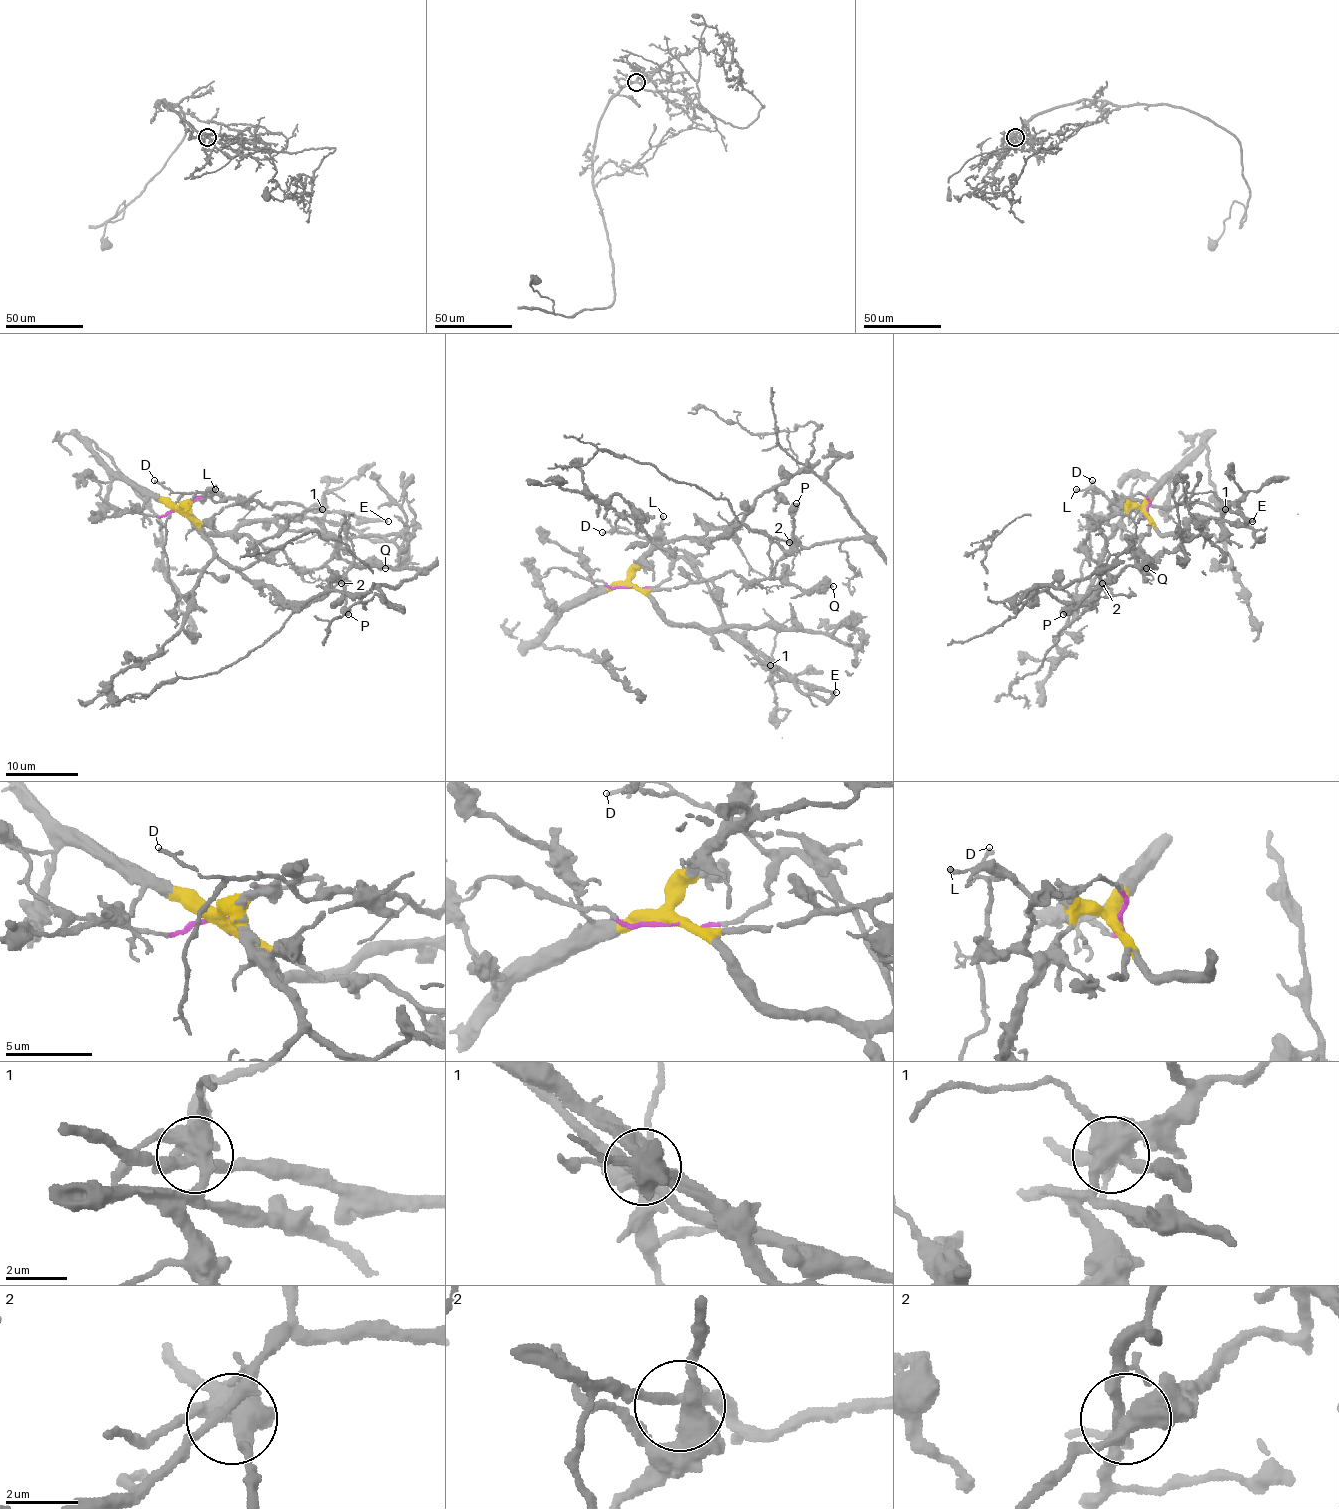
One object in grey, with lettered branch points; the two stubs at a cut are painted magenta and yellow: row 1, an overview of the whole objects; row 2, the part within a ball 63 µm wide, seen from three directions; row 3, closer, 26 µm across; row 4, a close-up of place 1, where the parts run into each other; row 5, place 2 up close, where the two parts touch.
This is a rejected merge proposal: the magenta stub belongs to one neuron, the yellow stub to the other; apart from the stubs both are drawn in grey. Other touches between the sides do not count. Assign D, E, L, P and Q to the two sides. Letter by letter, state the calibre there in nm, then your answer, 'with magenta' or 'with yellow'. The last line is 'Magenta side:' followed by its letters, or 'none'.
D: calibre 150 nm; with magenta
E: calibre 300 nm; with magenta
L: calibre 240 nm; with magenta
P: calibre 600 nm; with yellow
Q: calibre 480 nm; with yellow
Magenta side: D, E, L

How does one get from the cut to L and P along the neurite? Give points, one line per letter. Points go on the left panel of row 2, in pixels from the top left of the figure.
L: (181, 511), (196, 500), (221, 494), (223, 500), (216, 502), (212, 494), (212, 489), (216, 489)
P: (181, 511), (221, 533), (250, 534), (265, 547), (281, 551), (300, 569), (325, 565), (341, 582), (349, 615)

